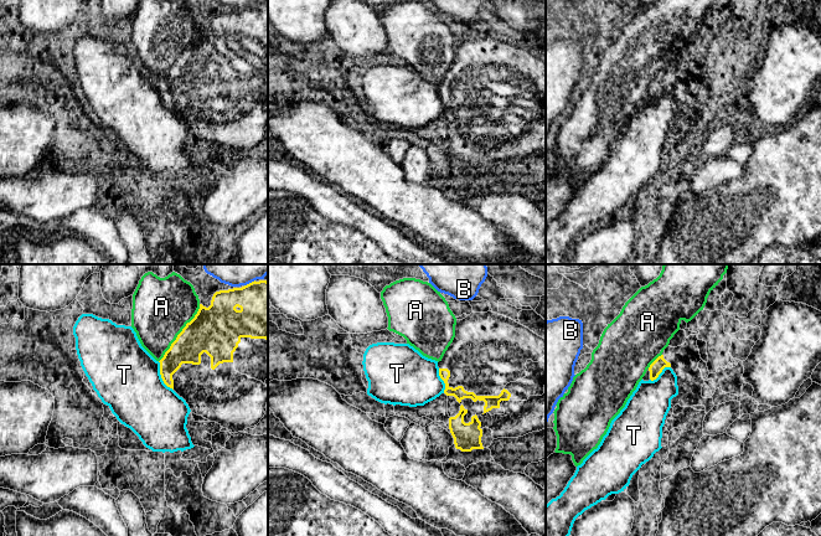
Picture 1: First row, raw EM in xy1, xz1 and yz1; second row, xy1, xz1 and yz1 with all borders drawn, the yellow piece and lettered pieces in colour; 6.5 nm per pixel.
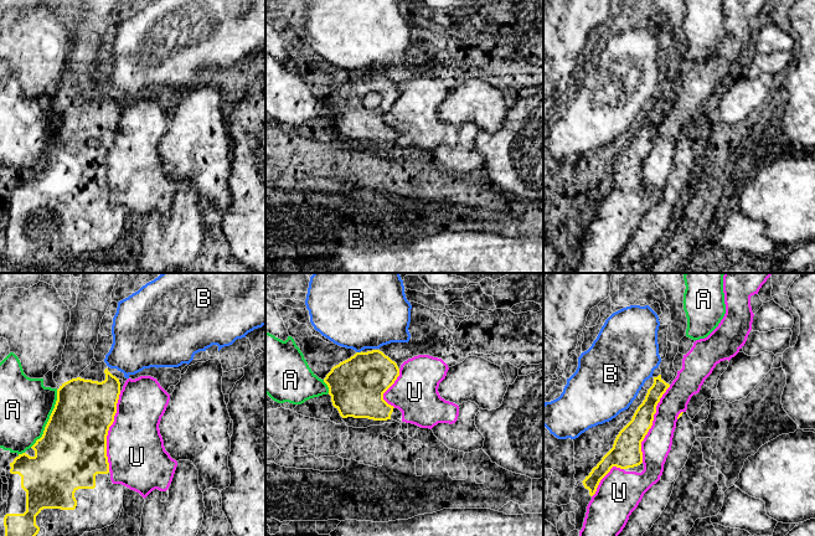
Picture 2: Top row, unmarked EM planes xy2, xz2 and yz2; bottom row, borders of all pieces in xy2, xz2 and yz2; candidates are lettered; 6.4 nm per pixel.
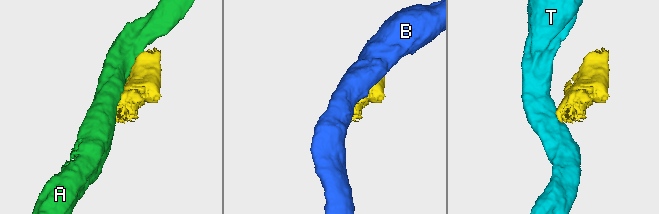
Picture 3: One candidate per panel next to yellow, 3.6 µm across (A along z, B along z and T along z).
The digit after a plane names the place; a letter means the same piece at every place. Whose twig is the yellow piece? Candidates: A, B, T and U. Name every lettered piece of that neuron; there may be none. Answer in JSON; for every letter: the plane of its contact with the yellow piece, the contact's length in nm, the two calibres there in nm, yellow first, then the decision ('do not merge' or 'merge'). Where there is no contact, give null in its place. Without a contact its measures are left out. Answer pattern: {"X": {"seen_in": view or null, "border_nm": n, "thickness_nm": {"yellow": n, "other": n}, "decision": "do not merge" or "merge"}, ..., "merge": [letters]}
{"A": {"seen_in": "xy2", "border_nm": 420, "thickness_nm": {"yellow": 440, "other": 340}, "decision": "do not merge"}, "B": {"seen_in": "xz2", "border_nm": 40, "thickness_nm": {"yellow": 360, "other": 460}, "decision": "do not merge"}, "T": {"seen_in": "xy1", "border_nm": 220, "thickness_nm": {"yellow": 200, "other": 420}, "decision": "do not merge"}, "U": {"seen_in": "xy2", "border_nm": 550, "thickness_nm": {"yellow": 440, "other": 380}, "decision": "do not merge"}, "merge": []}

